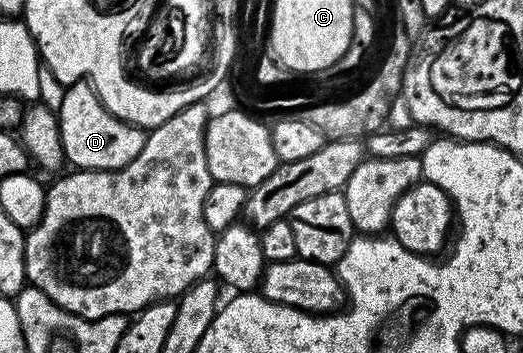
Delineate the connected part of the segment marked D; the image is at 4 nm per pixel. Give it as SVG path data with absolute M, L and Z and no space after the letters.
M83 79L74 85L65 86L61 90L62 102L56 106L59 135L63 143L65 160L78 171L99 169L110 171L122 169L140 151L144 151L147 130L128 121L121 121L114 113L109 113L104 103L96 95L89 81Z

